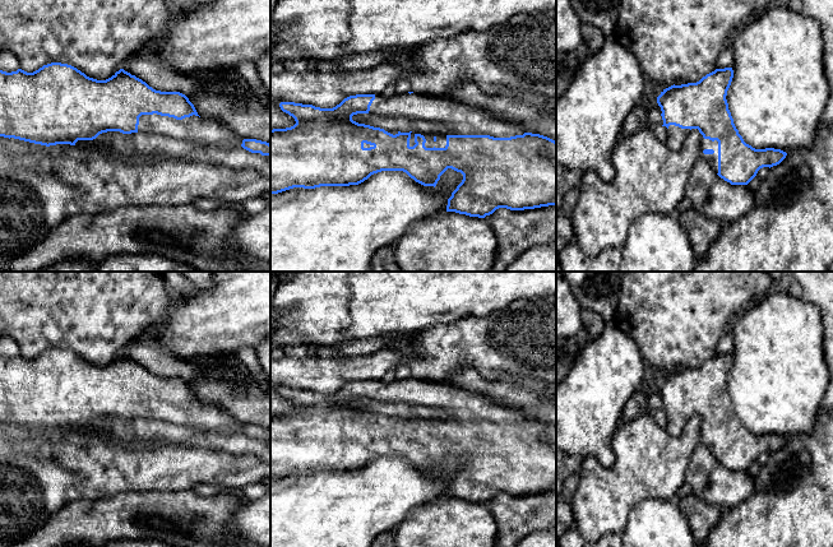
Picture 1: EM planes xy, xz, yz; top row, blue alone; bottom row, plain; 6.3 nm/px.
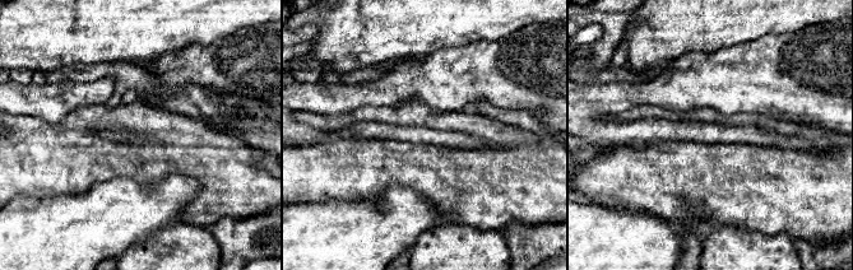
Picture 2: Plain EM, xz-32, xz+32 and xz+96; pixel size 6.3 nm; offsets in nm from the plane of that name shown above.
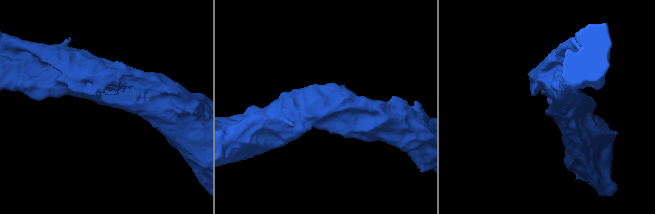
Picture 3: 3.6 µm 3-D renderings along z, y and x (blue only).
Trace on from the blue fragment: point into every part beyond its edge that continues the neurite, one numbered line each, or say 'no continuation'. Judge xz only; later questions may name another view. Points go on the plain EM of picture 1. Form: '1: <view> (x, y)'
1: xz (462, 406)

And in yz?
1: yz (712, 445)

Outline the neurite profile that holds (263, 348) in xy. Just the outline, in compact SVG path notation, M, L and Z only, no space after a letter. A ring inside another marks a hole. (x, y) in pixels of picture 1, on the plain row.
M265 338L259 342L254 351L258 356L263 371L270 381L270 338Z

